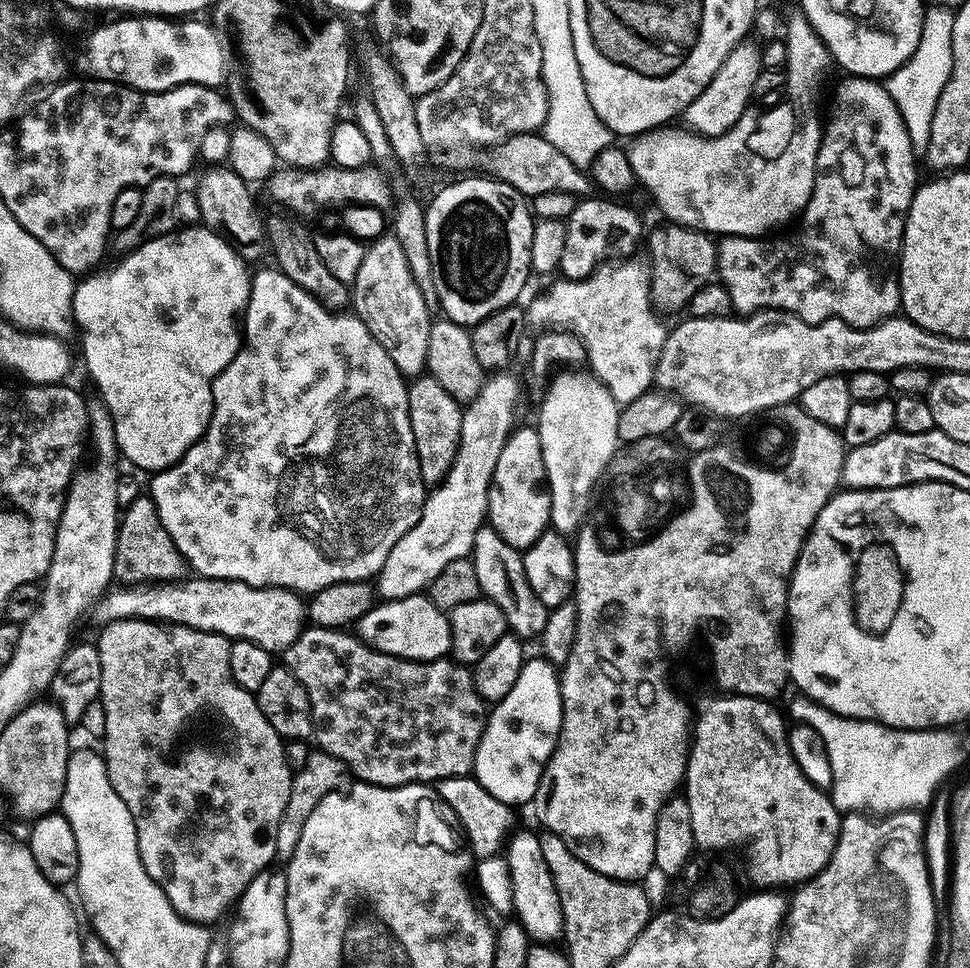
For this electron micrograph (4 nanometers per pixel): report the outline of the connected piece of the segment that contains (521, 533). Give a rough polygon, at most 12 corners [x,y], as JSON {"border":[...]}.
{"border":[[517,427],[488,491],[487,523],[529,548],[550,528],[540,433]]}

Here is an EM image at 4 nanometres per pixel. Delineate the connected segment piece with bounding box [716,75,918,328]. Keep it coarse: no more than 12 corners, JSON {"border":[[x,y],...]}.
{"border":[[849,75],[789,236],[722,236],[740,314],[901,311],[917,149]]}

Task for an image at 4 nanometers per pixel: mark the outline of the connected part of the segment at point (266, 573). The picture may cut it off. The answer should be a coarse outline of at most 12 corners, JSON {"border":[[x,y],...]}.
{"border":[[275,266],[151,480],[197,577],[371,581],[428,493],[406,377]]}

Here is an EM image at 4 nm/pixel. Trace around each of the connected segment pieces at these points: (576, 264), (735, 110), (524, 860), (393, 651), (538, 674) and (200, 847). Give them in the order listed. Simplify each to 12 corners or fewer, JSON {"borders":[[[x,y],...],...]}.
{"borders":[[[612,198],[567,216],[563,279],[585,280],[641,247],[640,220]],[[741,40],[682,114],[721,136],[754,100],[761,45]],[[535,831],[506,844],[514,916],[533,941],[564,934]],[[424,594],[359,620],[373,650],[403,660],[452,651],[445,609]],[[525,659],[495,701],[474,779],[498,802],[530,803],[556,749],[557,669]],[[95,641],[146,874],[215,925],[276,860],[294,768],[232,641]]]}

